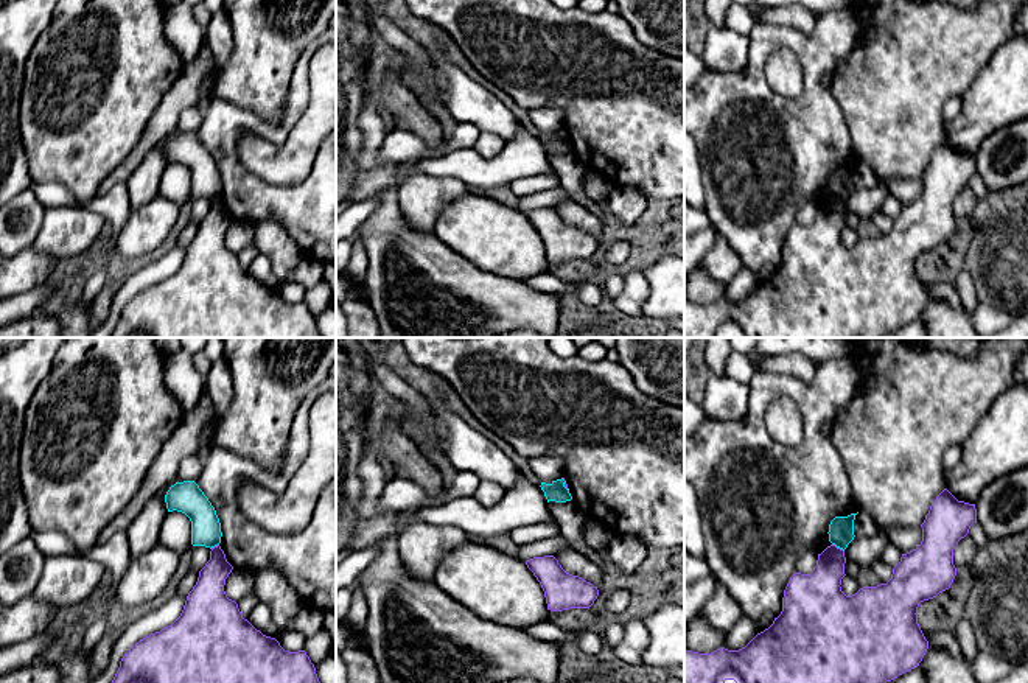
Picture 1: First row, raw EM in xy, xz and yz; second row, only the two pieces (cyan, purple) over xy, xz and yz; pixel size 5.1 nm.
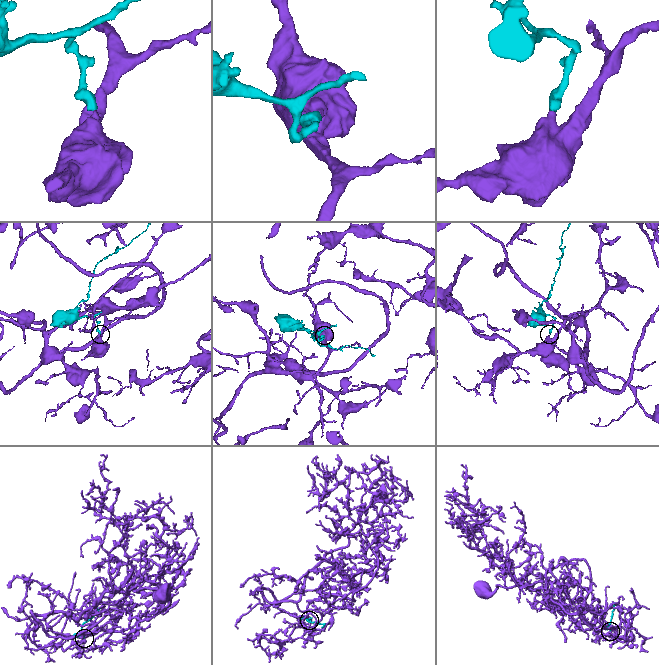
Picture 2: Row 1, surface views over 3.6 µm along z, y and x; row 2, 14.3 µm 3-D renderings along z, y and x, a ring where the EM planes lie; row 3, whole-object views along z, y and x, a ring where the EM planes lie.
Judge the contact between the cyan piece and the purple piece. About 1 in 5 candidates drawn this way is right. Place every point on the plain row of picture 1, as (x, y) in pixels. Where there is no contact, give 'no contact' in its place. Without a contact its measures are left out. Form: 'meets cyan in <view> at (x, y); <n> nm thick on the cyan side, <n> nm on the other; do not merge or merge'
meets cyan in yz at (839, 198); 130 nm thick on the cyan side, 200 nm on the other; do not merge

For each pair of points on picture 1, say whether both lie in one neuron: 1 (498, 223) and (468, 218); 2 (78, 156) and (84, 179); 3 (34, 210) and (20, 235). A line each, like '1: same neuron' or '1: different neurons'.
1: same neuron
2: same neuron
3: same neuron

